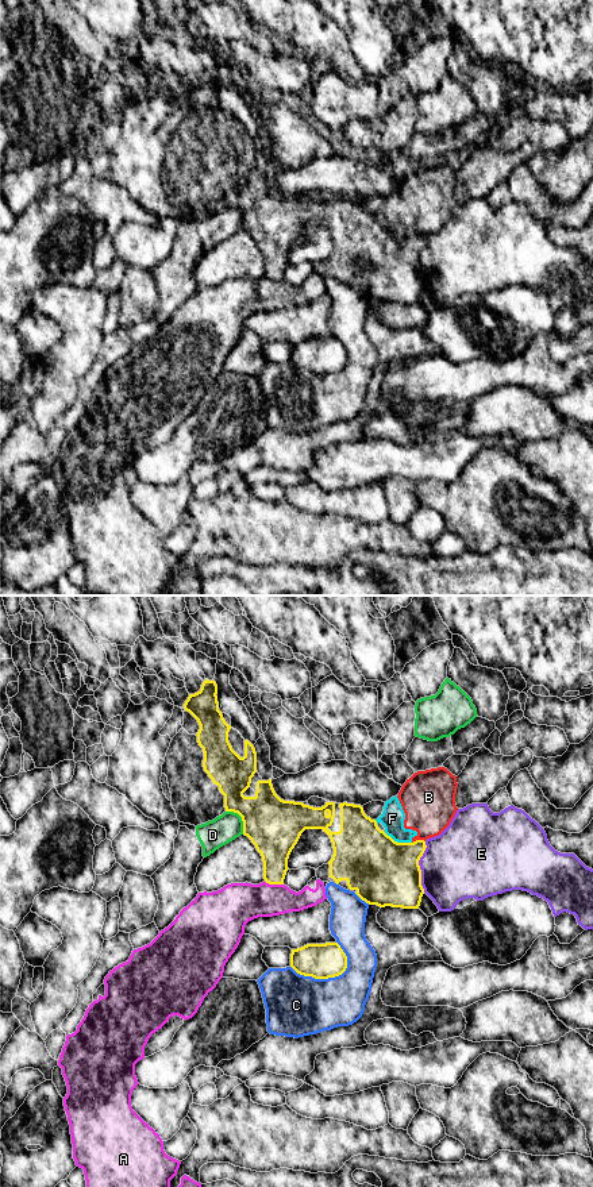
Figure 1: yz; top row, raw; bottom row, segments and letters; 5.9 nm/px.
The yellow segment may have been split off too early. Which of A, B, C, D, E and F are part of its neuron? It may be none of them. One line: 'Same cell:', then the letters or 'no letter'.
Same cell: no letter

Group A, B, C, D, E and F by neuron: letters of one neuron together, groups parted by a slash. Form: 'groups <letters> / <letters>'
groups A / B F / C / D / E

